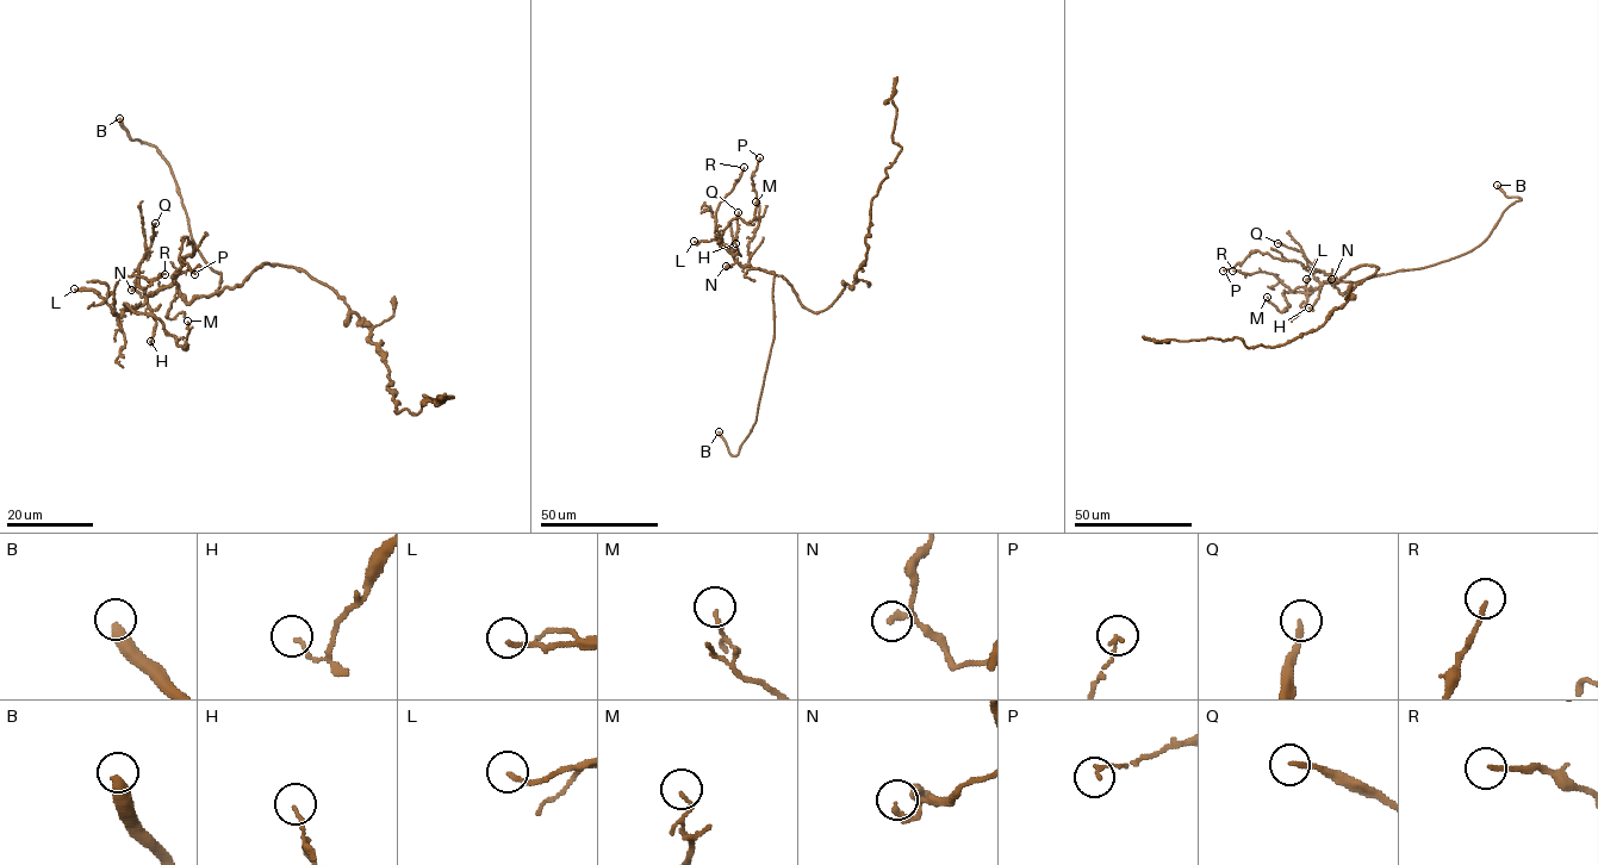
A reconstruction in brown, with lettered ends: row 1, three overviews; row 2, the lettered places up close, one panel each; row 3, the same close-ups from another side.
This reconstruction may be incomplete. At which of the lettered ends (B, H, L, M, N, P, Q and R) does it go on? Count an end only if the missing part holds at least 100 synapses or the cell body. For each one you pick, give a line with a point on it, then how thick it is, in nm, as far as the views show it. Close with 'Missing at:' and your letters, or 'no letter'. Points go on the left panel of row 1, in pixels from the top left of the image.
B: at (119, 118); 420 nm thick
Missing at: B

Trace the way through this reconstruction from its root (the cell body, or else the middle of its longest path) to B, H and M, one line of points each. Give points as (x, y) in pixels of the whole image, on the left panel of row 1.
B: (298, 268), (262, 263), (218, 296), (219, 275), (193, 242), (171, 166), (155, 147), (132, 141), (119, 118)
H: (298, 268), (262, 263), (241, 285), (190, 303), (175, 285), (161, 286), (147, 298), (156, 322), (150, 341)
M: (298, 268), (262, 263), (190, 303), (168, 285), (125, 304), (185, 348), (187, 321)

